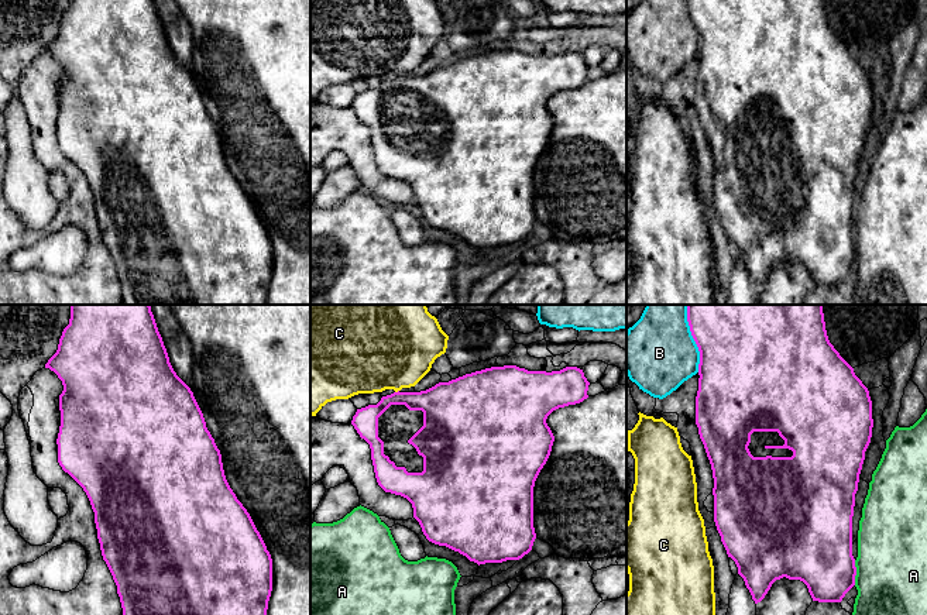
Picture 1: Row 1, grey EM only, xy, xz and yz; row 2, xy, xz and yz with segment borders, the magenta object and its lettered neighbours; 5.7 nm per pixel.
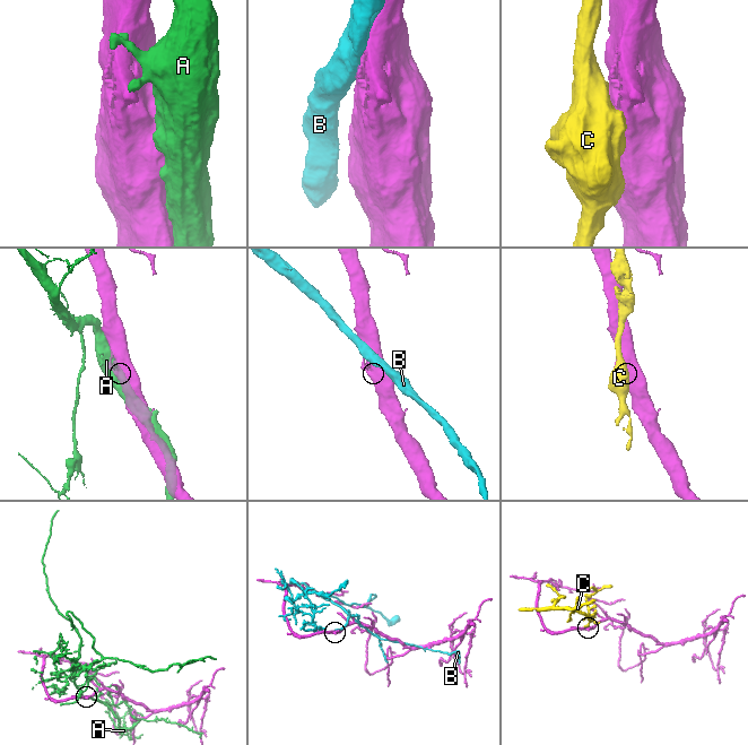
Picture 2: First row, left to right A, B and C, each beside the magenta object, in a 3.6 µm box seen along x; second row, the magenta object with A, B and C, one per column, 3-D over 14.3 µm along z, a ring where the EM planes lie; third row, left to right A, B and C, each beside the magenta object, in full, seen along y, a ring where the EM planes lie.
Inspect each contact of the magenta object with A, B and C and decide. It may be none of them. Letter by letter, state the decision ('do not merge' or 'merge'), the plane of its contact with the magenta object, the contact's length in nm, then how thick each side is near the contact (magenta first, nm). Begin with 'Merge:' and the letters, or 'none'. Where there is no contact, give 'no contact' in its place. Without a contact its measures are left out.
Merge: none
A: do not merge | yz | 140 nm | 380/400 nm
B: do not merge | yz | 400 nm | 500/420 nm
C: do not merge | xz | 30 nm | 220/480 nm

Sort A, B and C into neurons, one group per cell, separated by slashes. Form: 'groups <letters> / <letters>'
groups A / B / C

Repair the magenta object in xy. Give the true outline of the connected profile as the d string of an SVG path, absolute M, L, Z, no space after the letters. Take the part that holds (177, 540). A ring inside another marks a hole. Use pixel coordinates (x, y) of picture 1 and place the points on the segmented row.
M71 305L71 319L69 324L63 329L59 339L56 353L48 360L45 368L54 371L62 381L63 391L59 395L59 410L61 410L61 426L56 439L58 444L58 463L65 473L68 473L86 492L92 509L95 512L95 523L97 529L97 539L100 543L100 550L103 560L106 561L113 580L117 585L117 594L120 597L123 615L267 615L268 601L272 591L272 559L267 546L257 530L250 513L237 499L236 494L230 488L222 463L222 454L217 449L214 439L206 427L203 413L193 396L190 388L176 375L174 371L166 348L164 346L162 337L158 331L154 315L150 305Z

